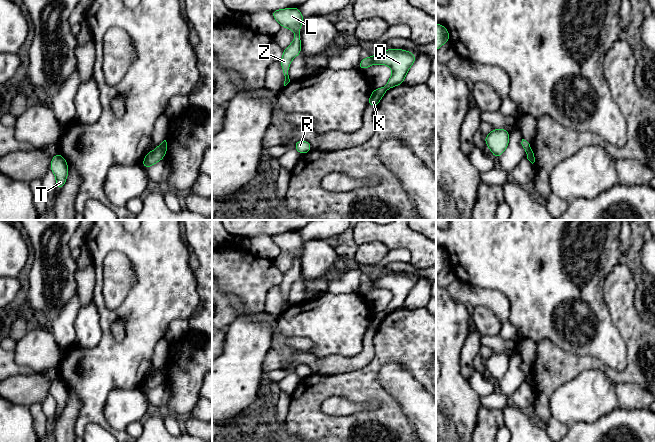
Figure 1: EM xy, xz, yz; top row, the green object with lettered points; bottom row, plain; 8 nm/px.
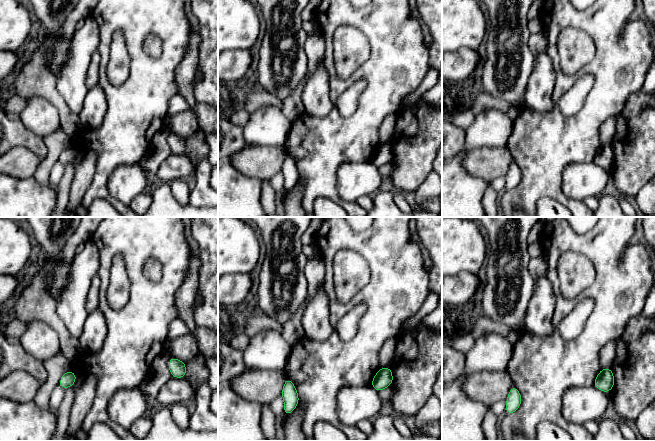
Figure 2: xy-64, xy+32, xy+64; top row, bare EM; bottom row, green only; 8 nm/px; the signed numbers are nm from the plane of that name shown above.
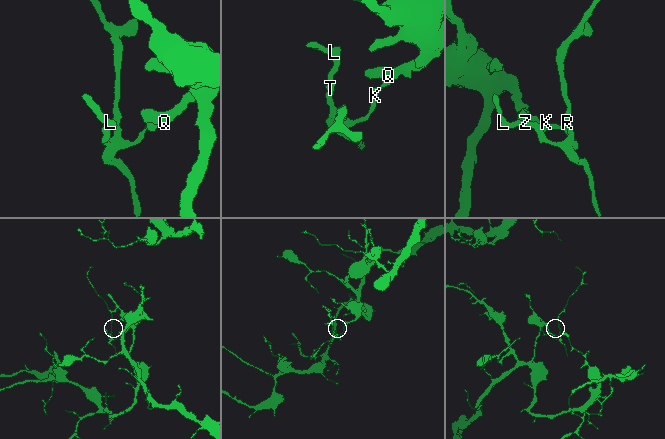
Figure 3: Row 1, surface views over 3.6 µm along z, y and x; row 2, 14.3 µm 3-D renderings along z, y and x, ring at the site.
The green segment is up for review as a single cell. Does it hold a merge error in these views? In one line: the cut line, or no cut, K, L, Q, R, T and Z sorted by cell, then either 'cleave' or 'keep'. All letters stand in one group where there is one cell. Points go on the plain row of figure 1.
cut xy (159, 369), (164, 379); groups K L R T Z / Q; cleave

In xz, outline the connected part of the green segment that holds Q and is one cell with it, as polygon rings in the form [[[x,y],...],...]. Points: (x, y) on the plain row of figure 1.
[[[388,272],[386,275],[376,278],[375,280],[361,283],[358,293],[363,294],[374,288],[389,290],[393,295],[385,309],[385,312],[389,314],[404,307],[405,300],[410,291],[414,288],[416,282],[414,277],[407,274]]]

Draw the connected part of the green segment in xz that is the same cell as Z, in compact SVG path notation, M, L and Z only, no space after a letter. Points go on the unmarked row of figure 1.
M299 231L272 234L271 238L282 252L288 252L295 256L293 266L283 274L283 280L279 285L285 300L284 310L286 310L290 306L288 296L291 285L294 281L302 277L300 261L301 253L299 251L303 248L304 241L300 236Z

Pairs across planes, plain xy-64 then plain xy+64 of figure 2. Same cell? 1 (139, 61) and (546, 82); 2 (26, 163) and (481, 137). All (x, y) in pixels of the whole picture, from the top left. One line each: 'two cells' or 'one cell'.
1: two cells
2: two cells

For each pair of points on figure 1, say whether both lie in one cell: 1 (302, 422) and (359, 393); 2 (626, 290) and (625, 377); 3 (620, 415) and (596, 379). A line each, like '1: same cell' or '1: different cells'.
1: same cell
2: same cell
3: different cells

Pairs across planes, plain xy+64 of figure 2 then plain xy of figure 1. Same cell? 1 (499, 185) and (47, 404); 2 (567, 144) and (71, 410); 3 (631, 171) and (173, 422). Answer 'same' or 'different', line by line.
1: same
2: different
3: different

